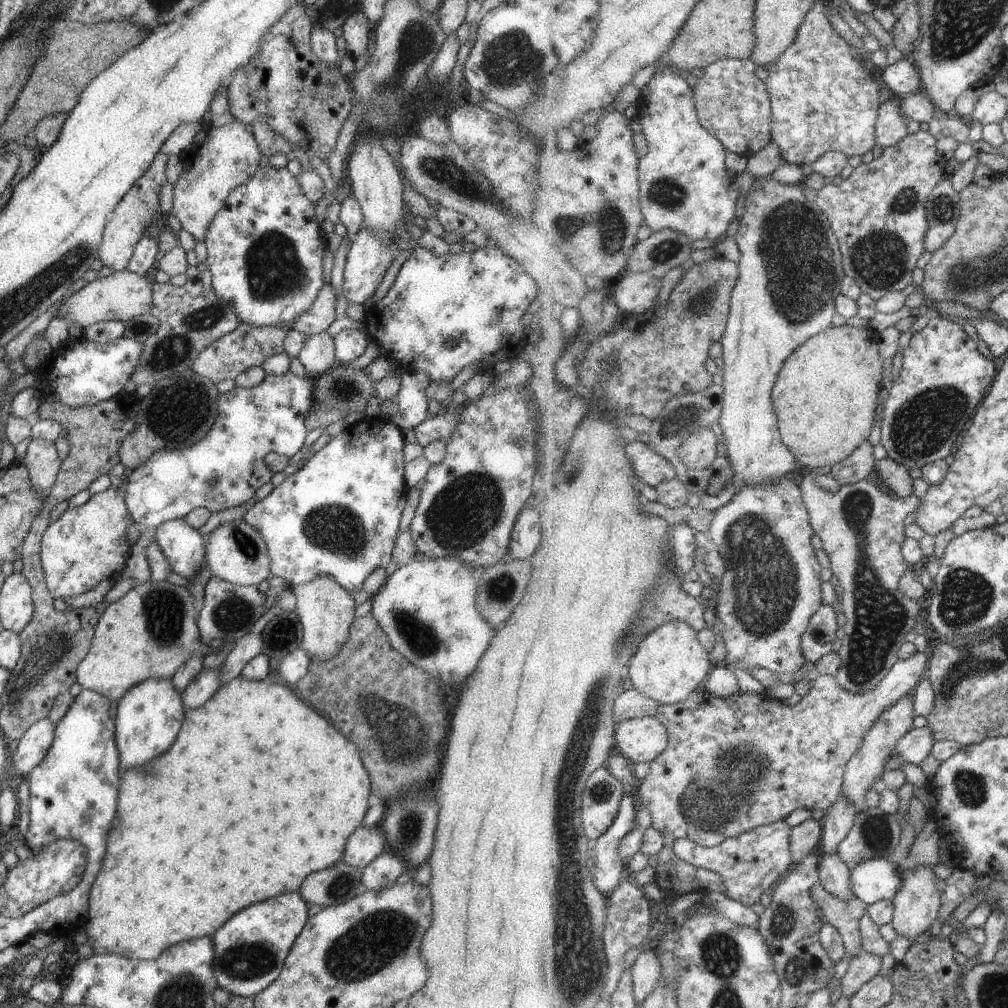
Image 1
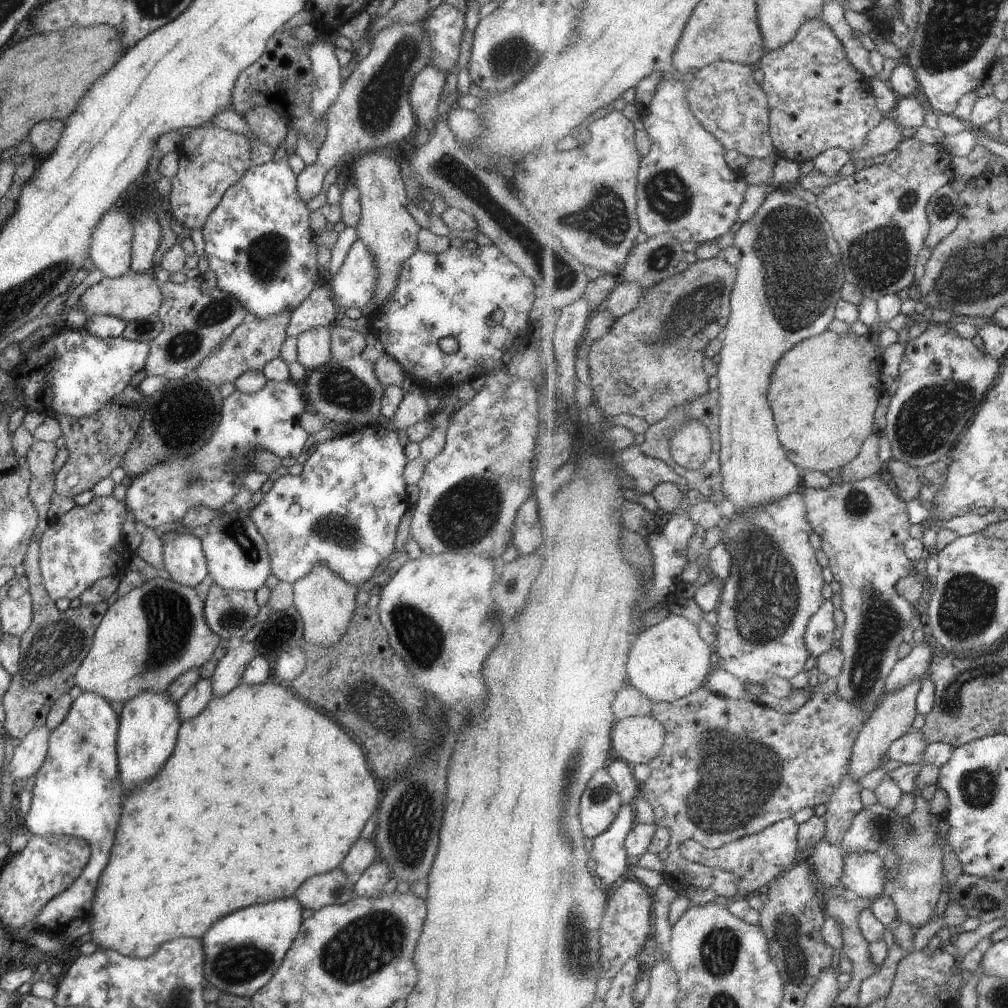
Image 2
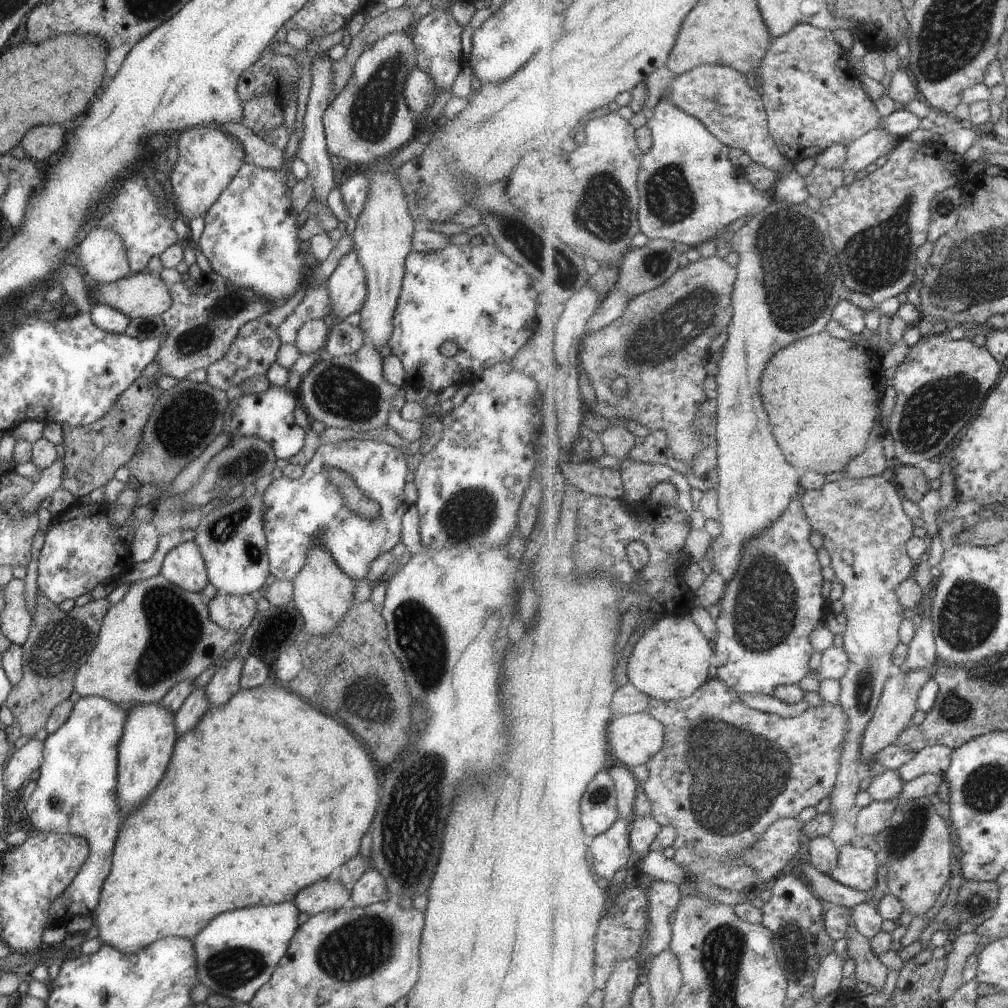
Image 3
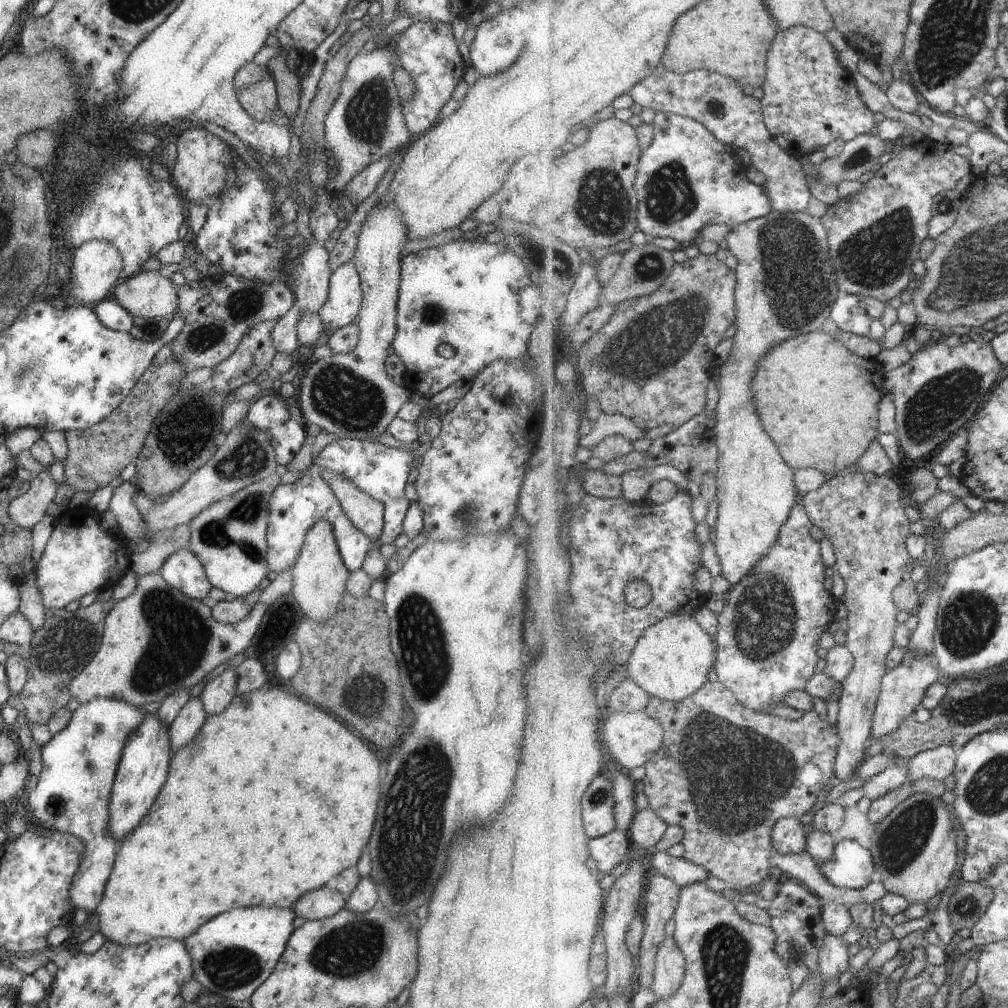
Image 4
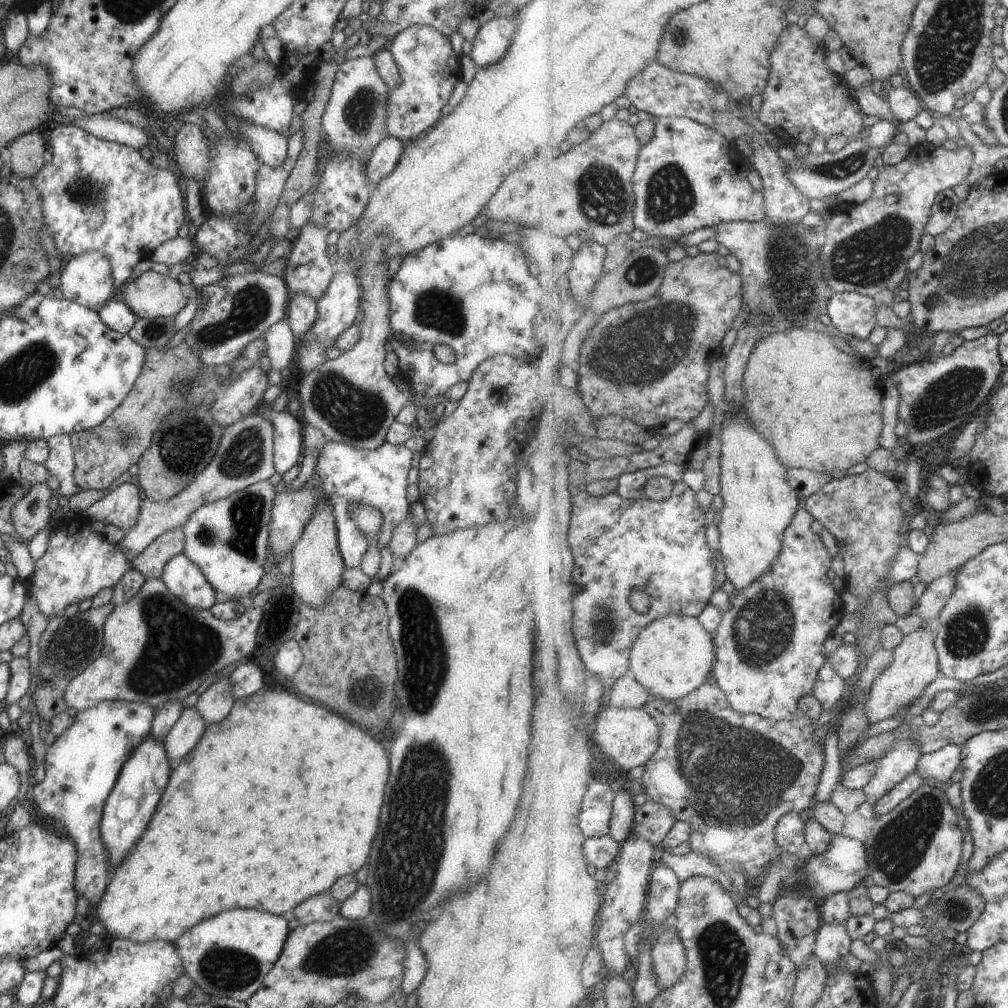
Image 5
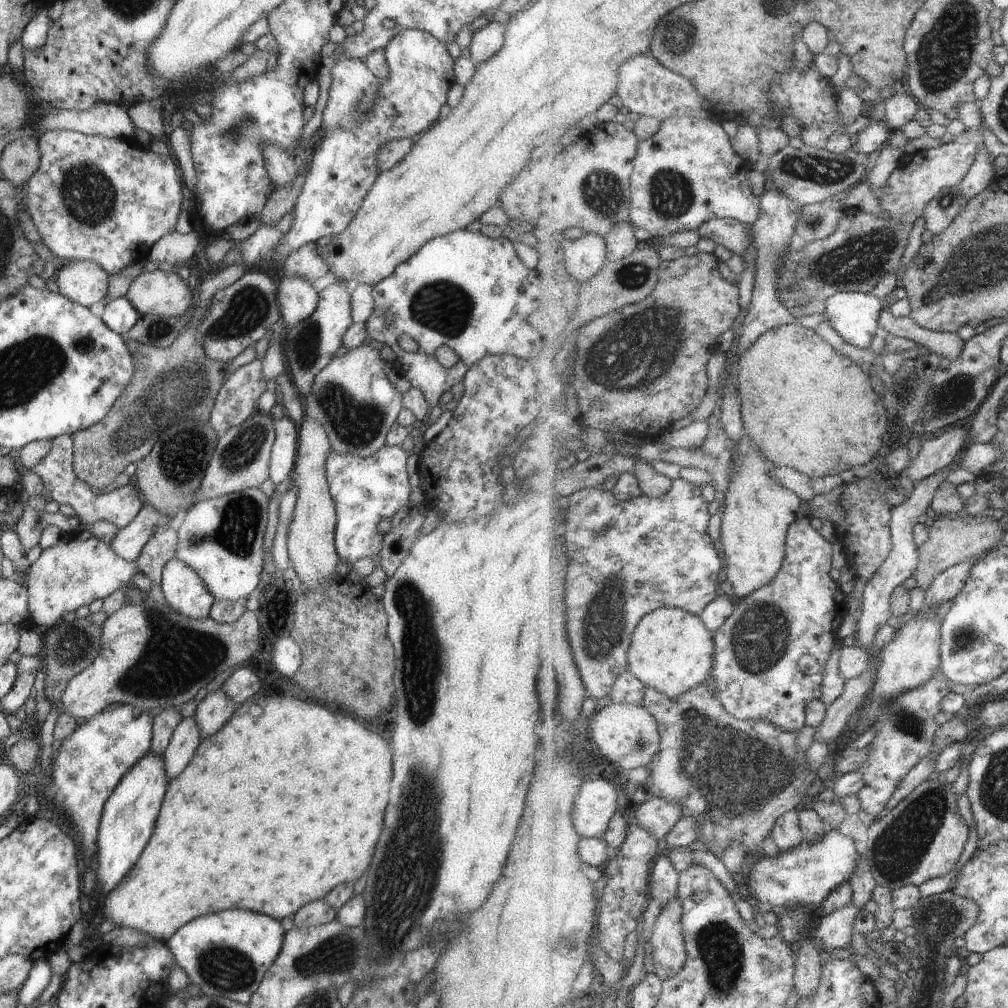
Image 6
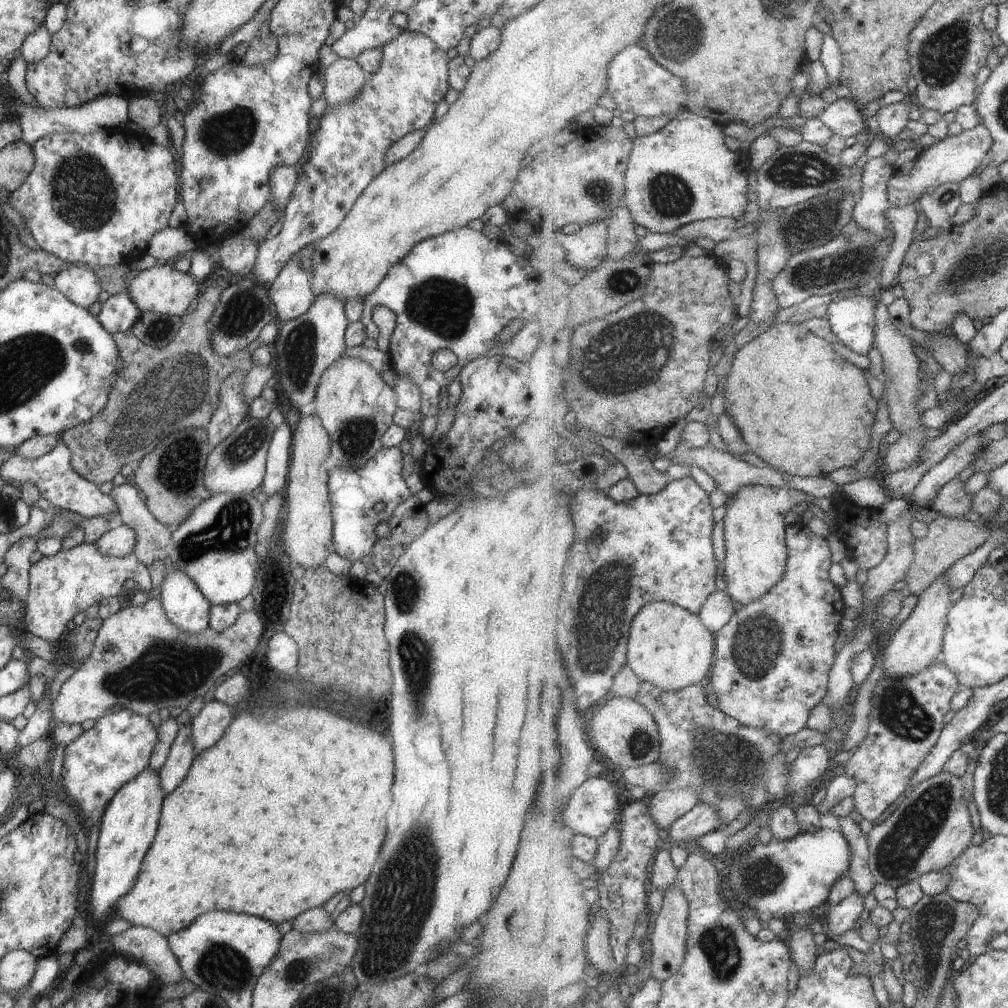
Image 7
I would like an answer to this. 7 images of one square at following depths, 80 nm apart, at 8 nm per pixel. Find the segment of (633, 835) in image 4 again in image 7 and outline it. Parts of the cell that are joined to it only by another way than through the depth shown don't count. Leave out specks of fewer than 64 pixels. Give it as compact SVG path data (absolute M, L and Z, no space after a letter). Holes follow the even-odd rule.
M695 788L668 789L661 793L650 795L649 816L653 816L659 829L667 830L674 821L688 814L696 805L701 803L701 798Z

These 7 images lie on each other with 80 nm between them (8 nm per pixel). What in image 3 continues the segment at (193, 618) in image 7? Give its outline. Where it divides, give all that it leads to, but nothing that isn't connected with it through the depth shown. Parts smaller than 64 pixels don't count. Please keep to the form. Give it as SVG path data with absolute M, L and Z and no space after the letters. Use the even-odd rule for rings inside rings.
M192 540L171 548L165 556L158 575L186 592L199 592L206 586L205 564L199 546Z

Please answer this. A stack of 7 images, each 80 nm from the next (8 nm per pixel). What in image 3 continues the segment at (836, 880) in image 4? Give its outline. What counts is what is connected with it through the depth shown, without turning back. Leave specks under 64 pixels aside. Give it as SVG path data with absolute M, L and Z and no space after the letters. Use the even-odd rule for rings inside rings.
M845 844L838 851L840 864L831 870L830 876L836 882L860 892L874 890L877 868L881 865L875 849Z

